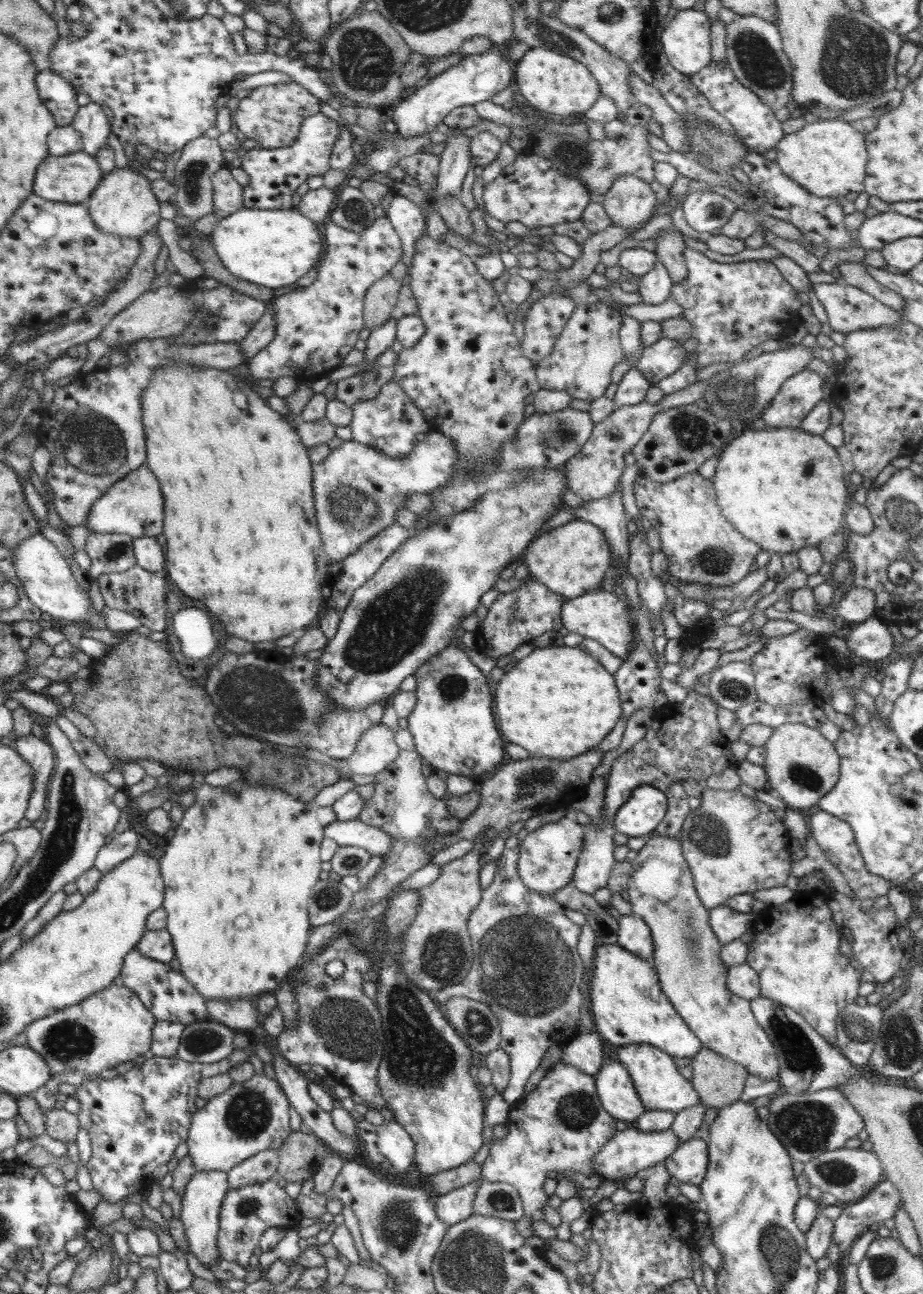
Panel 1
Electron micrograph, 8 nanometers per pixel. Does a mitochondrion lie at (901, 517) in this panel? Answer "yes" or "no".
yes

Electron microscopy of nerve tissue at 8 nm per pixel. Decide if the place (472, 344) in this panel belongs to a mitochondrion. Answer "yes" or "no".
no

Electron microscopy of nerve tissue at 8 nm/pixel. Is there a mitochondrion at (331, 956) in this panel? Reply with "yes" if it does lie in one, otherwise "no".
no

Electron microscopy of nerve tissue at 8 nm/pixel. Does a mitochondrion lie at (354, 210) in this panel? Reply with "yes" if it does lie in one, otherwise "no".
yes

